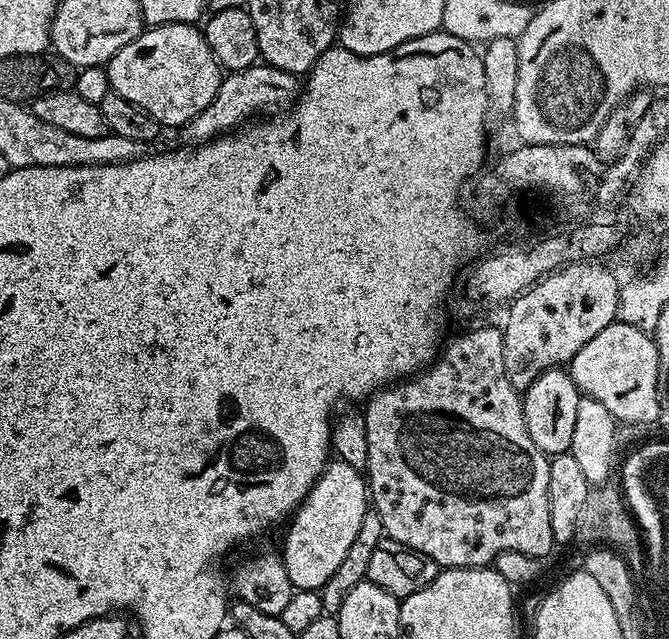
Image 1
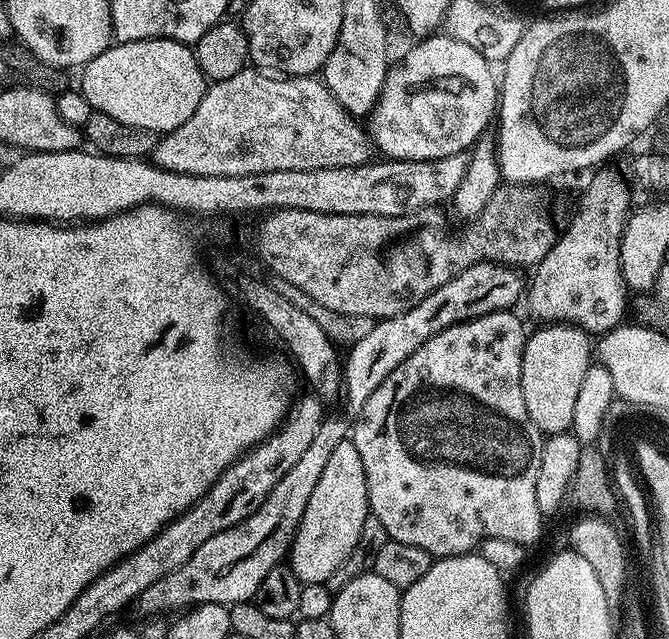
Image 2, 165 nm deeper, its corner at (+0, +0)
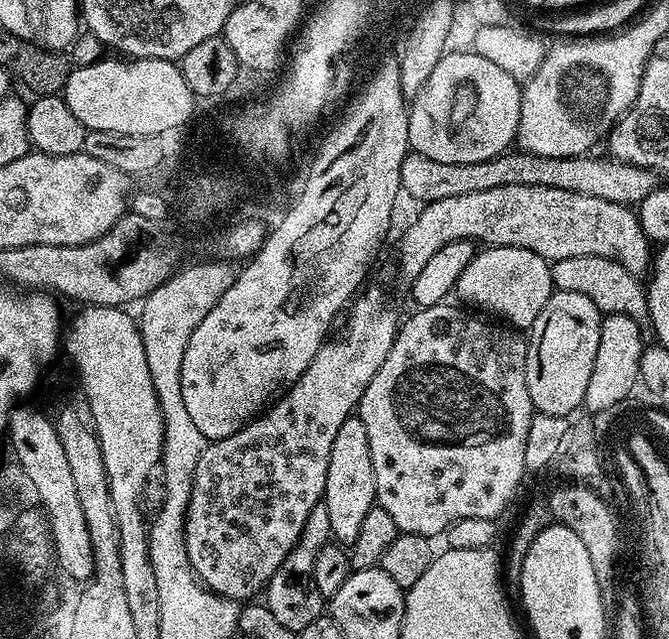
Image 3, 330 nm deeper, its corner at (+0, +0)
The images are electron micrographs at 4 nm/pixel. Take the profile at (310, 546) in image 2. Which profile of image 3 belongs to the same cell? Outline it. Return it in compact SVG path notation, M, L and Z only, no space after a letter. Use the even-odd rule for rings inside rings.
M353 414L342 422L337 436L334 437L334 446L330 446L330 470L326 470L326 490L322 508L328 511L328 528L332 531L331 539L344 546L351 546L354 538L358 538L358 530L366 519L366 510L376 504L376 475L374 462L370 462L370 438L366 438L366 426L361 422L359 415Z

